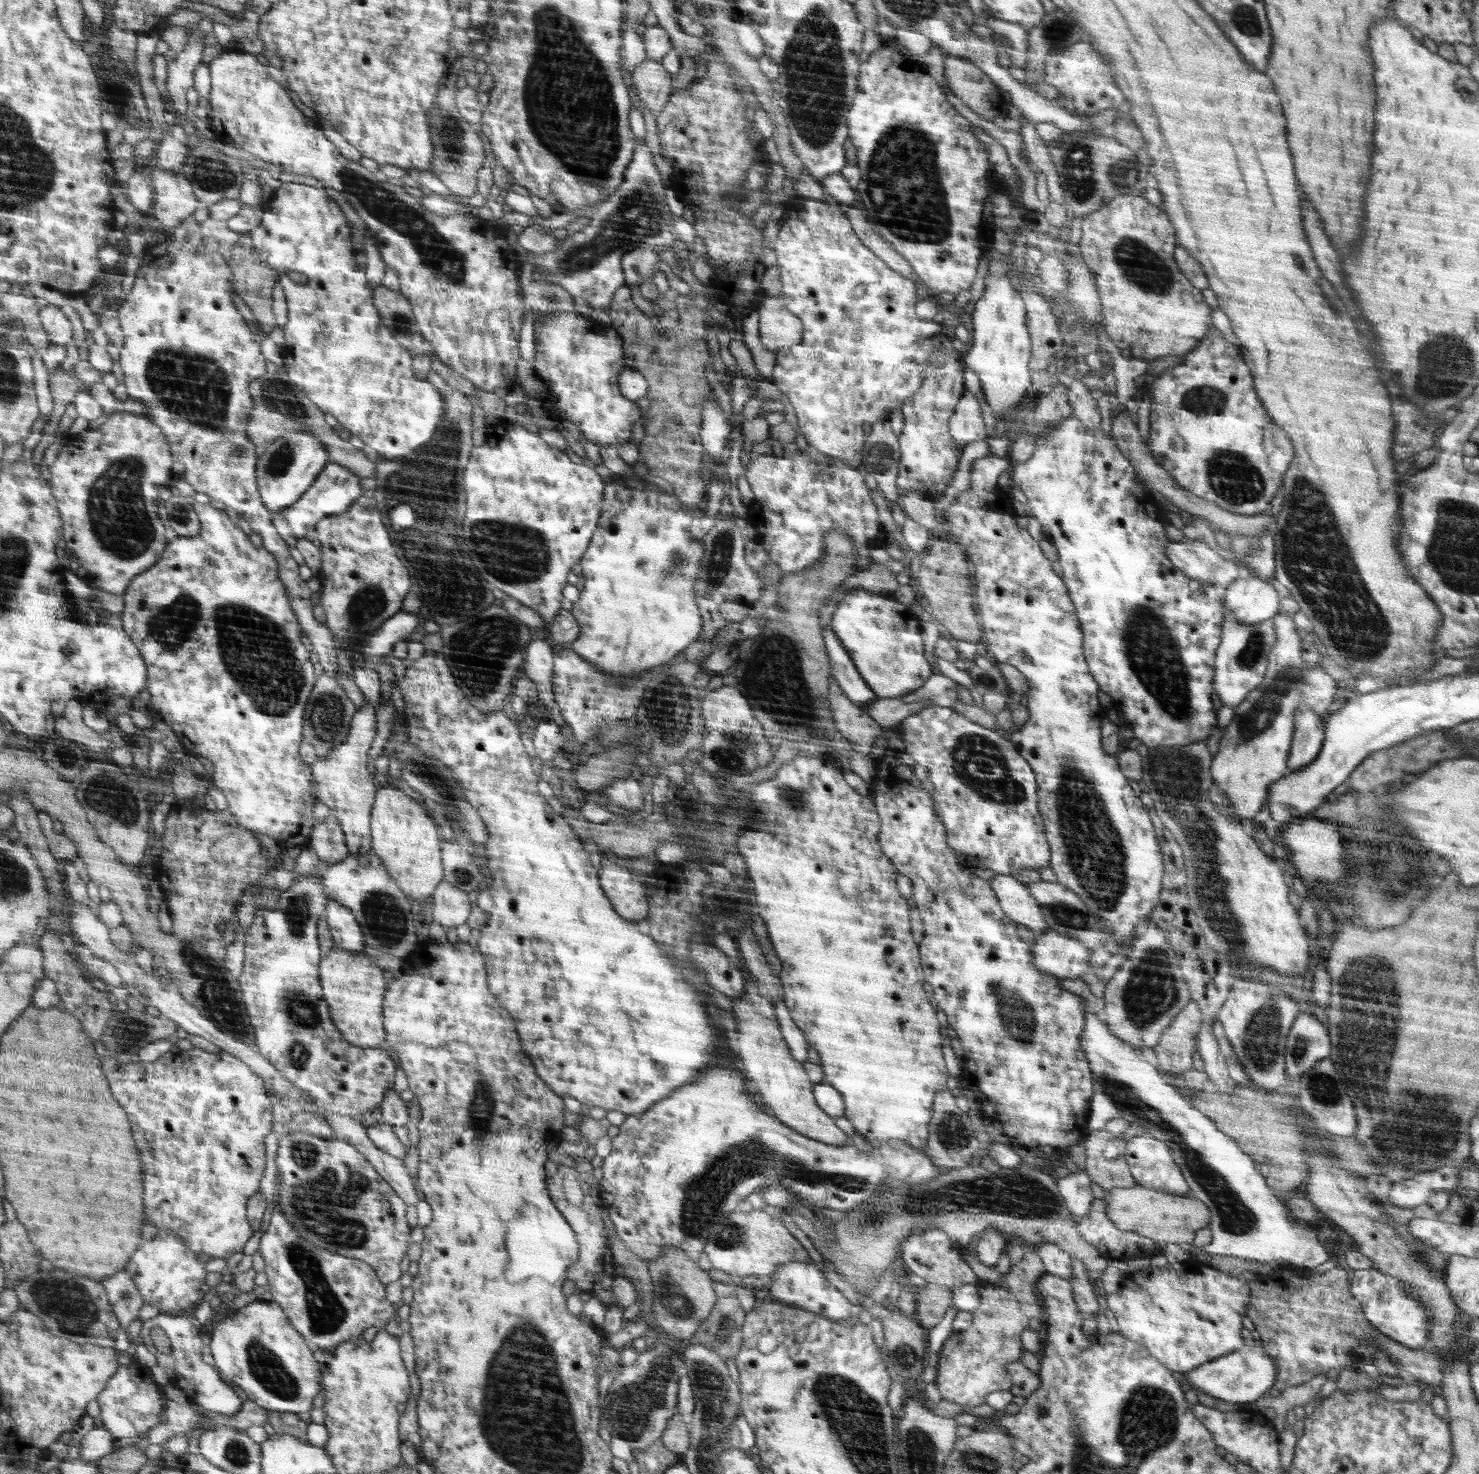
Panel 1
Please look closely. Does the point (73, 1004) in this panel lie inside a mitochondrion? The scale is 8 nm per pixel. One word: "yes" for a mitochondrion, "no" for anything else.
no

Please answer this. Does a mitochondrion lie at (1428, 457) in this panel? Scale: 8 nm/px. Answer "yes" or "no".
no

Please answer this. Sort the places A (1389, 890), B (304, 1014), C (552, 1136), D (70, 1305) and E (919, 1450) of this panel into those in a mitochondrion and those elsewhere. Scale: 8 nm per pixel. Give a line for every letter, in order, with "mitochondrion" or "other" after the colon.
A: mitochondrion
B: mitochondrion
C: other
D: mitochondrion
E: mitochondrion

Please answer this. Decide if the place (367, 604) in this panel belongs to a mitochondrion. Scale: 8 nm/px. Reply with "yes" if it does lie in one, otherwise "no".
yes

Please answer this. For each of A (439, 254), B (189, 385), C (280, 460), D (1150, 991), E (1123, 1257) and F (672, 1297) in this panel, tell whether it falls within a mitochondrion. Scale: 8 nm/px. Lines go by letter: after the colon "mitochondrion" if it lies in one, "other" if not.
A: mitochondrion
B: mitochondrion
C: mitochondrion
D: mitochondrion
E: other
F: mitochondrion

